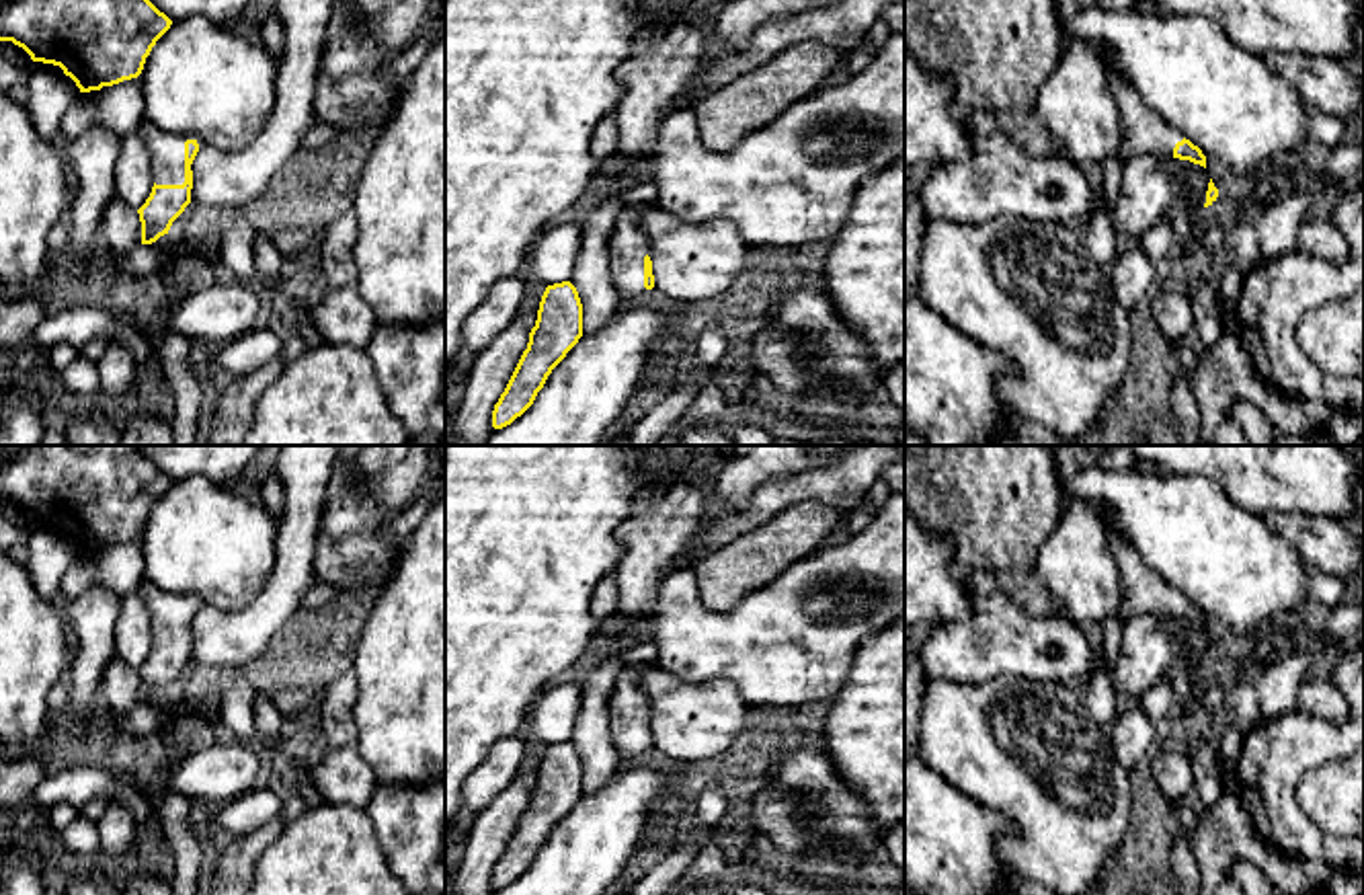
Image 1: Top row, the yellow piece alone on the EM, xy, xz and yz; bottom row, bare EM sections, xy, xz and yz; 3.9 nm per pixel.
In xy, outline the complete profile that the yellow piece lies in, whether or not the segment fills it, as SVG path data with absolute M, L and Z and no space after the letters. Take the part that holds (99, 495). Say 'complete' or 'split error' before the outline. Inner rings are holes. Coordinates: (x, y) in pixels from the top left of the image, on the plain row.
complete; M0 445L0 501L59 526L80 552L137 538L170 484L137 445Z

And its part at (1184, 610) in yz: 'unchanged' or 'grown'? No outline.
grown

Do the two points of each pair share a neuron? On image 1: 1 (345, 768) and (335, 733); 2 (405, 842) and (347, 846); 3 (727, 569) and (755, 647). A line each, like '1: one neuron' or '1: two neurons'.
1: two neurons
2: two neurons
3: two neurons

